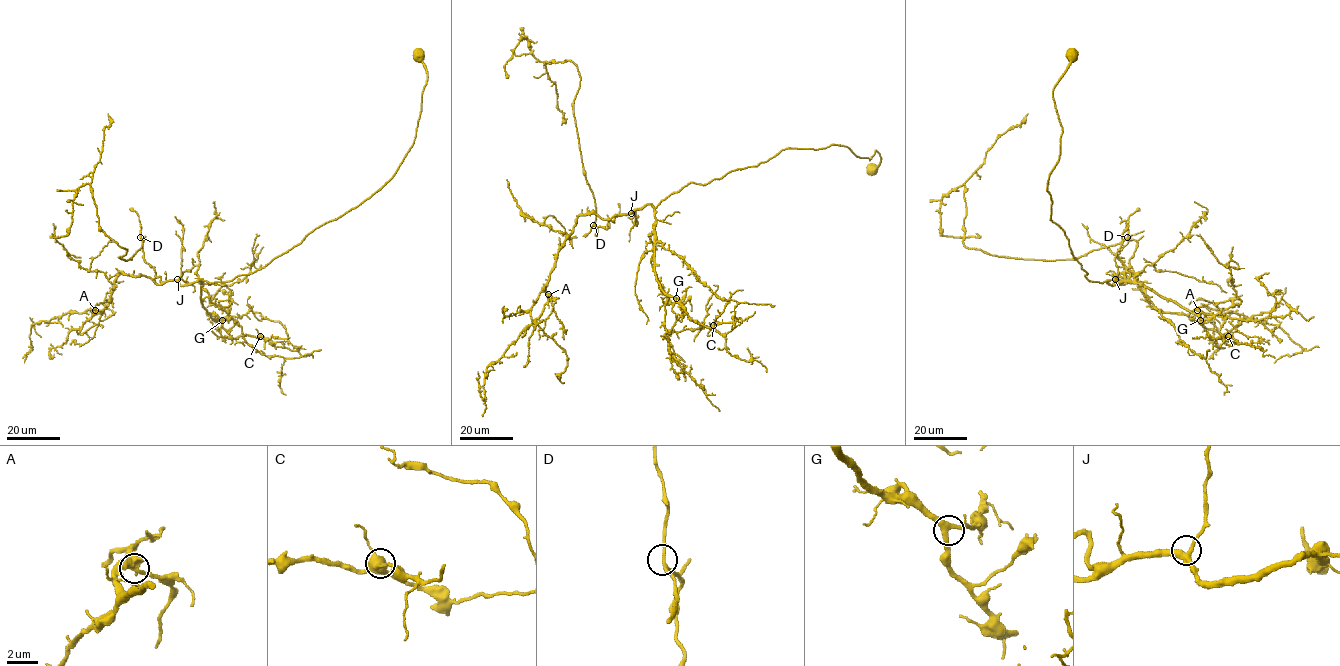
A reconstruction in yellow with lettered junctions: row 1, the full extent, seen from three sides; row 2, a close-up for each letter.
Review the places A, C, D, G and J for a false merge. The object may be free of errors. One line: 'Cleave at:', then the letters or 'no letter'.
Cleave at: no letter

